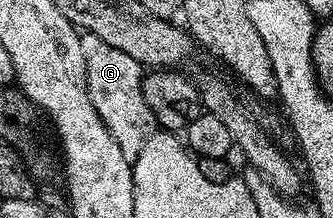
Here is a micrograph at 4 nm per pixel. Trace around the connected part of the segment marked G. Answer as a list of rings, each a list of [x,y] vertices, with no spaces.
[[[94,34],[82,35],[81,48],[84,52],[86,89],[98,116],[104,121],[110,135],[120,145],[121,153],[133,160],[143,147],[144,141],[157,130],[157,116],[144,101],[141,78],[144,68],[128,53],[115,49]]]

